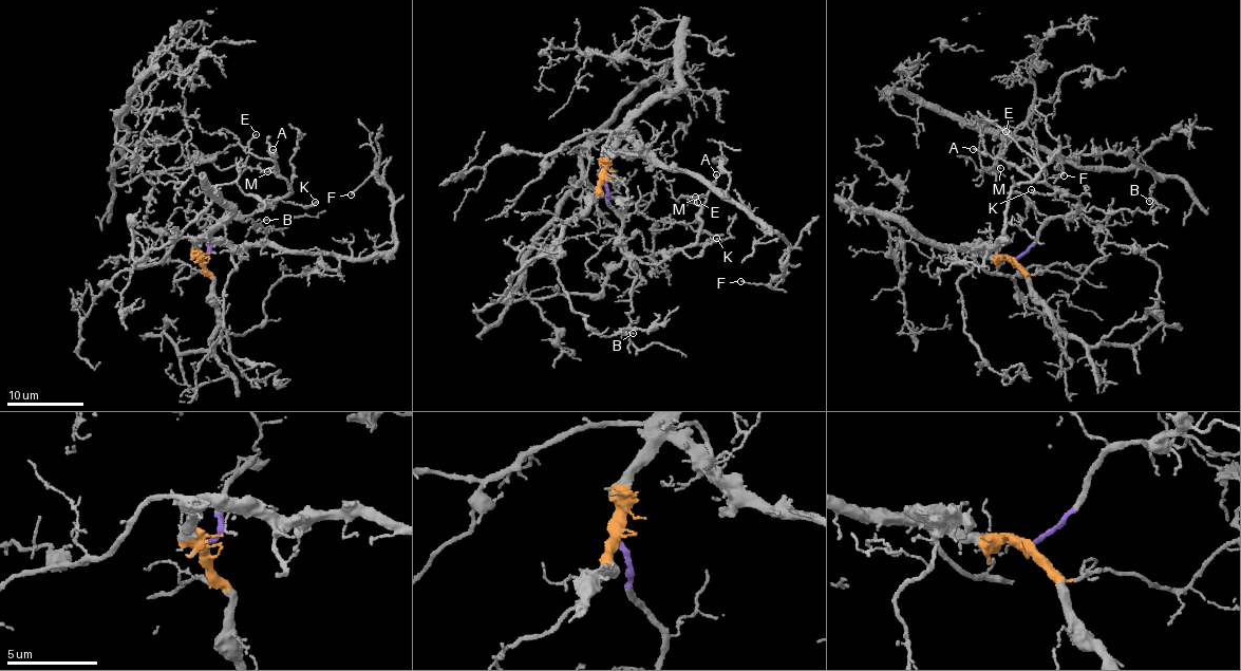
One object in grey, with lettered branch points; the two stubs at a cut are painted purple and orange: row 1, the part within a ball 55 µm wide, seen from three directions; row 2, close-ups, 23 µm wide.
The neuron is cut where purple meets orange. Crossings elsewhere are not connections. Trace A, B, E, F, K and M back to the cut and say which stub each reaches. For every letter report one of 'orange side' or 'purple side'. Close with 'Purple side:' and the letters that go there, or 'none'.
A: purple side
B: purple side
E: purple side
F: orange side
K: purple side
M: purple side
Purple side: A, B, E, K, M

